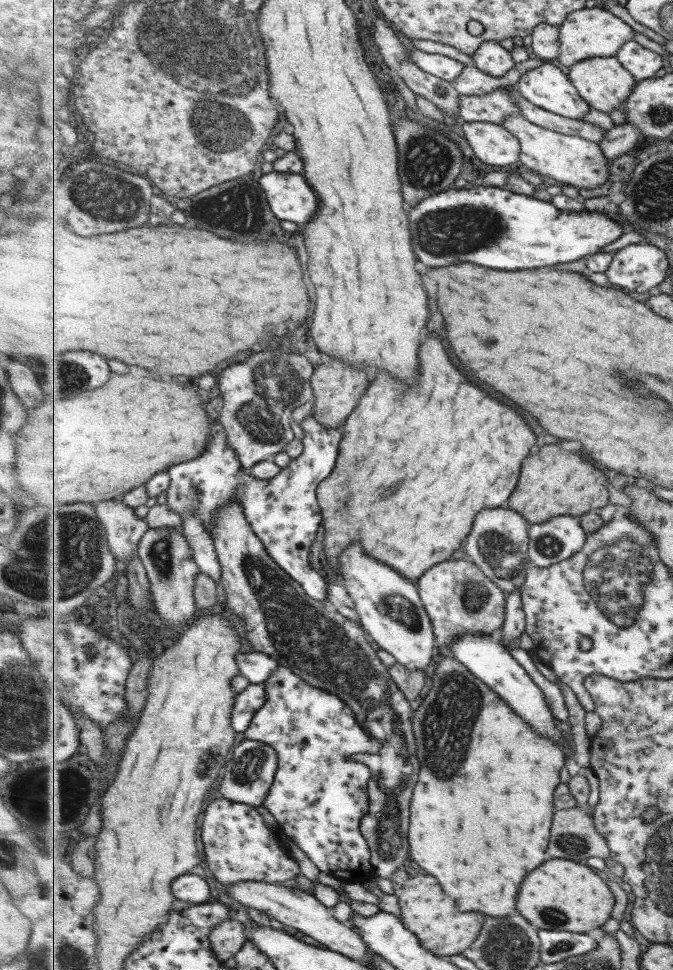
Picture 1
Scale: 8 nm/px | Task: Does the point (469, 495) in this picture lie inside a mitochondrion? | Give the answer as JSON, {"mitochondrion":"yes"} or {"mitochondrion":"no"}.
{"mitochondrion":"no"}

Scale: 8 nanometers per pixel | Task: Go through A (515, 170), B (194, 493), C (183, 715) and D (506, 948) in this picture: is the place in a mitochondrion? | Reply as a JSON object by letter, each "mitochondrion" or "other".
{"A":"other","B":"mitochondrion","C":"other","D":"mitochondrion"}

